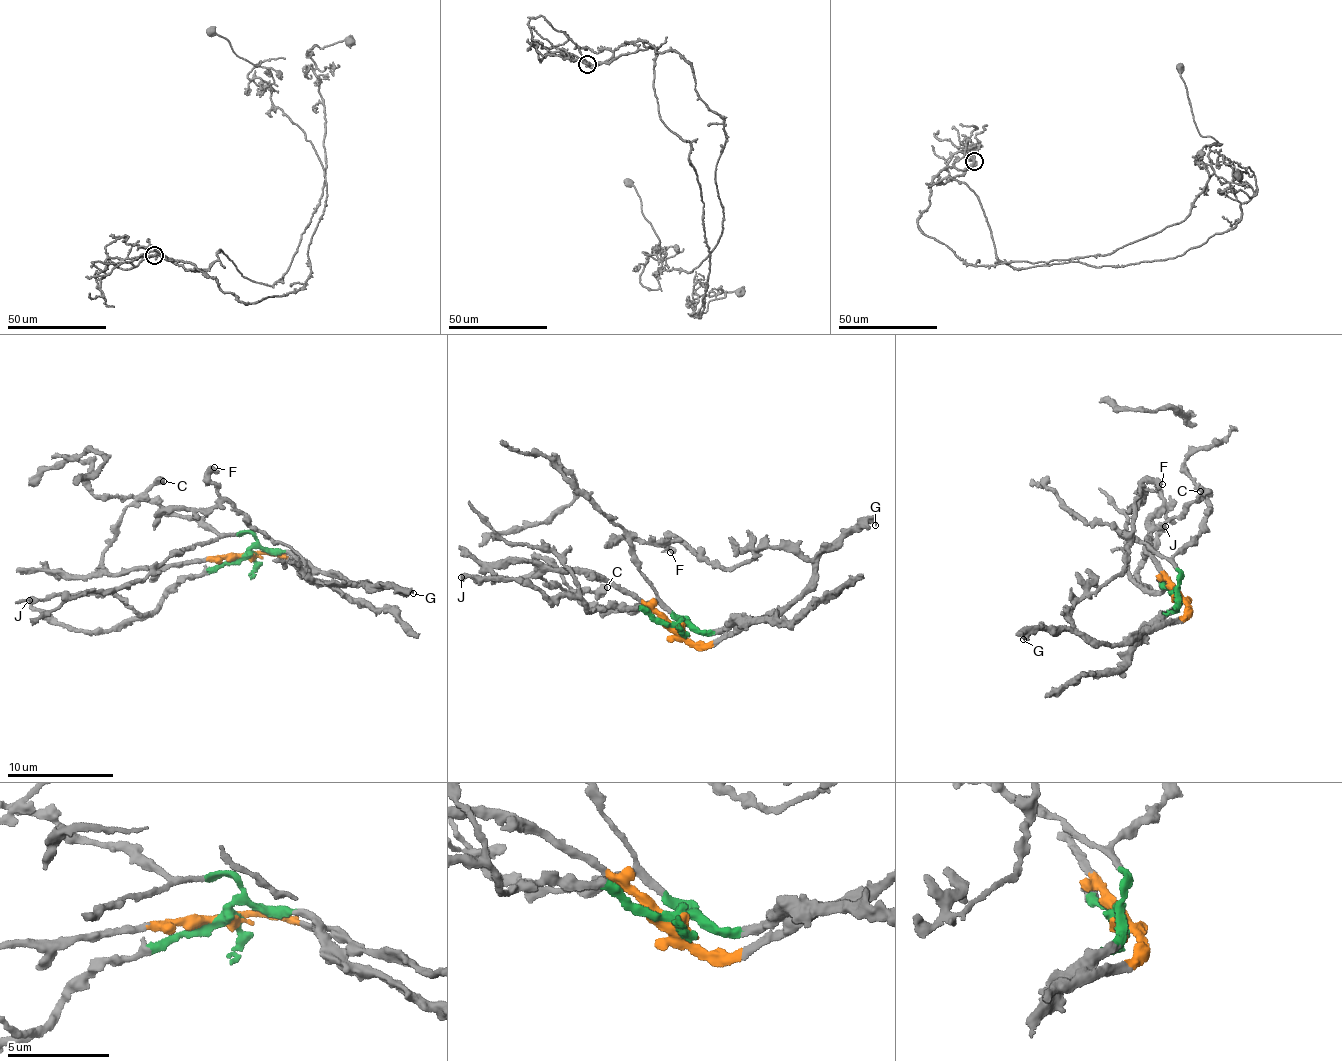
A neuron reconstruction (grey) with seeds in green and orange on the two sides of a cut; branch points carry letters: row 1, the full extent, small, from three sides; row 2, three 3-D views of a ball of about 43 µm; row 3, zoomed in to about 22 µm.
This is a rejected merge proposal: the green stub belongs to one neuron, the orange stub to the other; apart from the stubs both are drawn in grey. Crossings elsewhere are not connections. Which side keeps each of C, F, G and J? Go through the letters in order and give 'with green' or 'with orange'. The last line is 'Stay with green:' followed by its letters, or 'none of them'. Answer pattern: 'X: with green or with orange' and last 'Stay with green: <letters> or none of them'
C: with orange
F: with orange
G: with orange
J: with green
Stay with green: J

